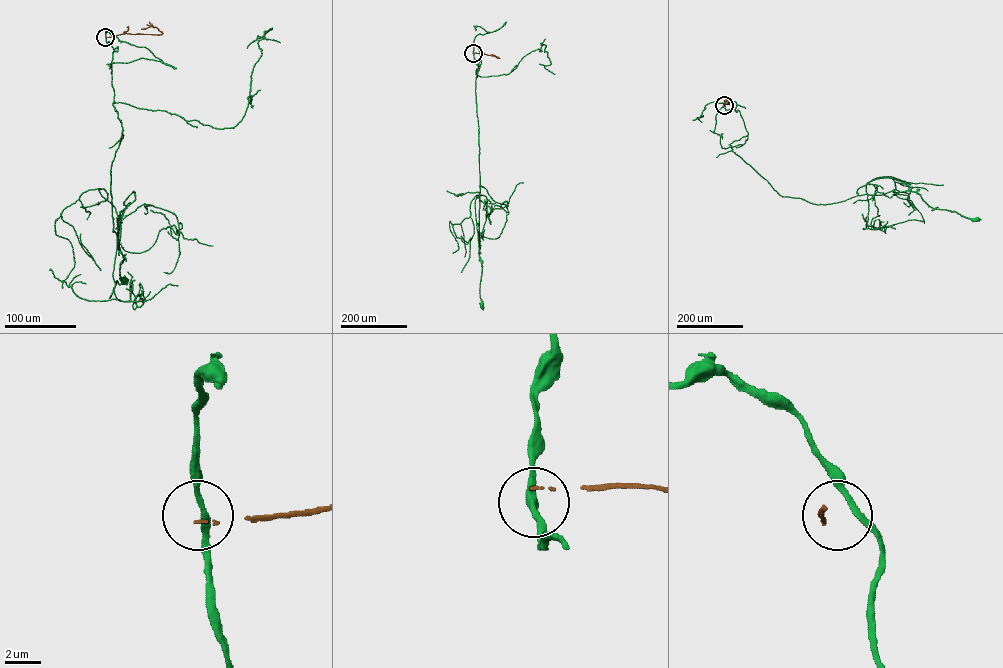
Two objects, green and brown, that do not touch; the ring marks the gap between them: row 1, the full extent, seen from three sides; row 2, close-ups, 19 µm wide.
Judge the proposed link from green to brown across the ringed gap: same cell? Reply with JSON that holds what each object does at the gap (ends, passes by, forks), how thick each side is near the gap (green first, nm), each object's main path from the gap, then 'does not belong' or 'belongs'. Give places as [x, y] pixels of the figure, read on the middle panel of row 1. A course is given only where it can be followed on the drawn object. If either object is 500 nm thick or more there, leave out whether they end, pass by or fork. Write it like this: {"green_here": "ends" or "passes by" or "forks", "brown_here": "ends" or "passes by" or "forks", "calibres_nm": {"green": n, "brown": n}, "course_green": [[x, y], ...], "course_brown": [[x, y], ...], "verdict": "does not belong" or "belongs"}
{"green_here": "passes by", "brown_here": "ends", "calibres_nm": {"green": 320, "brown": 150}, "course_green": [[473, 53], [479, 66], [477, 77], [480, 58], [481, 63], [475, 93], [482, 305]], "course_brown": [[473, 53], [499, 58], [489, 55]], "verdict": "does not belong"}

